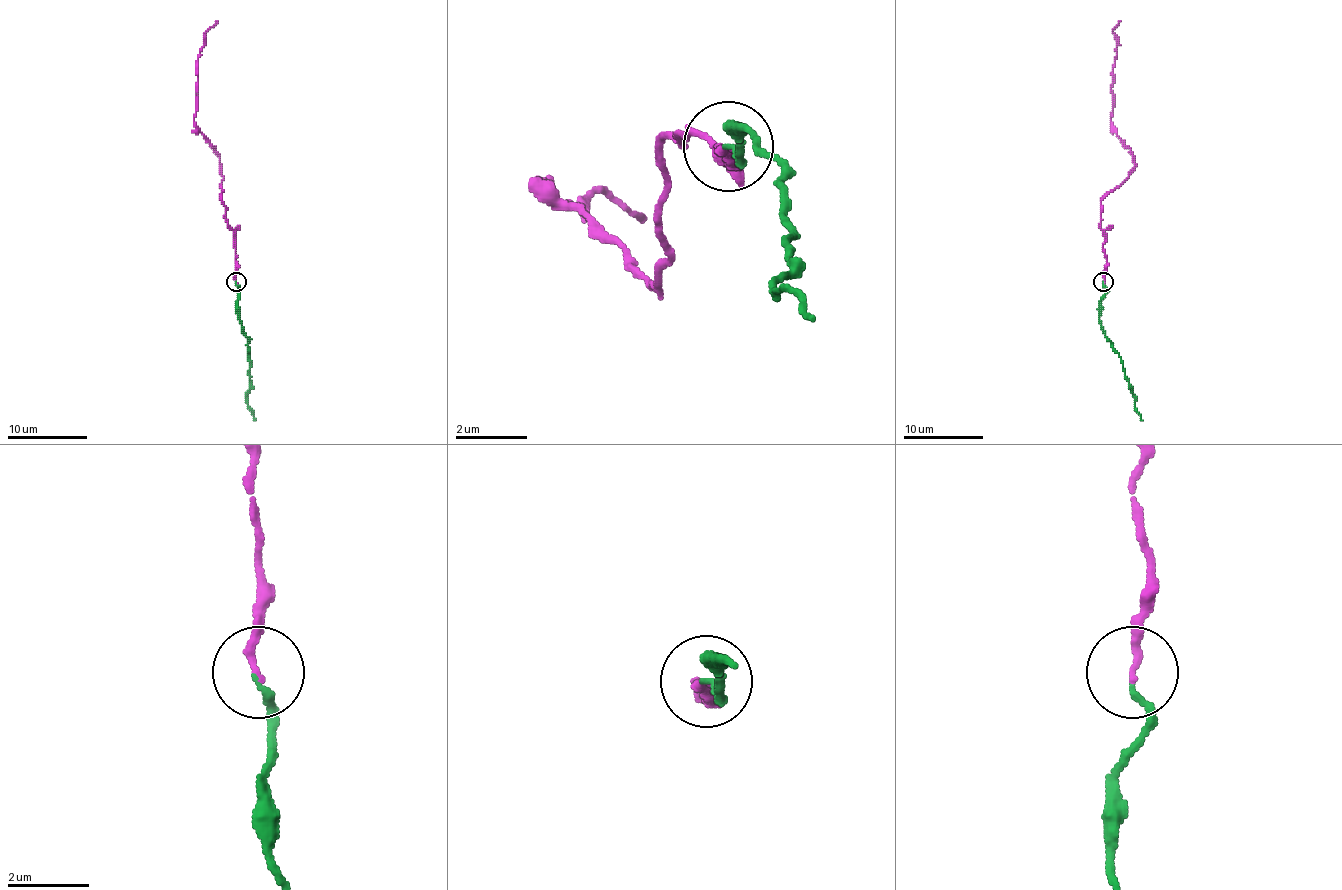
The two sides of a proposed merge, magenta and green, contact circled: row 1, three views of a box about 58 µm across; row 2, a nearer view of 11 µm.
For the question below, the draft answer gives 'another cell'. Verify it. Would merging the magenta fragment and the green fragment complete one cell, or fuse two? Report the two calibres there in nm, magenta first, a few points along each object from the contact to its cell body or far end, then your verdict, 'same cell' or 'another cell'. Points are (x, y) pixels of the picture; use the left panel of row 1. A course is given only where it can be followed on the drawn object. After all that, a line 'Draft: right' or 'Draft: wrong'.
180 nm thick on the magenta side, 130 nm on the other; magenta runs (235, 281), (233, 231), (227, 223), (220, 156), (194, 120), (198, 57), (204, 35), (218, 21); green runs (235, 281), (239, 323), (247, 339), (249, 358), (249, 388), (245, 396), (255, 420); same cell
Draft: wrong

